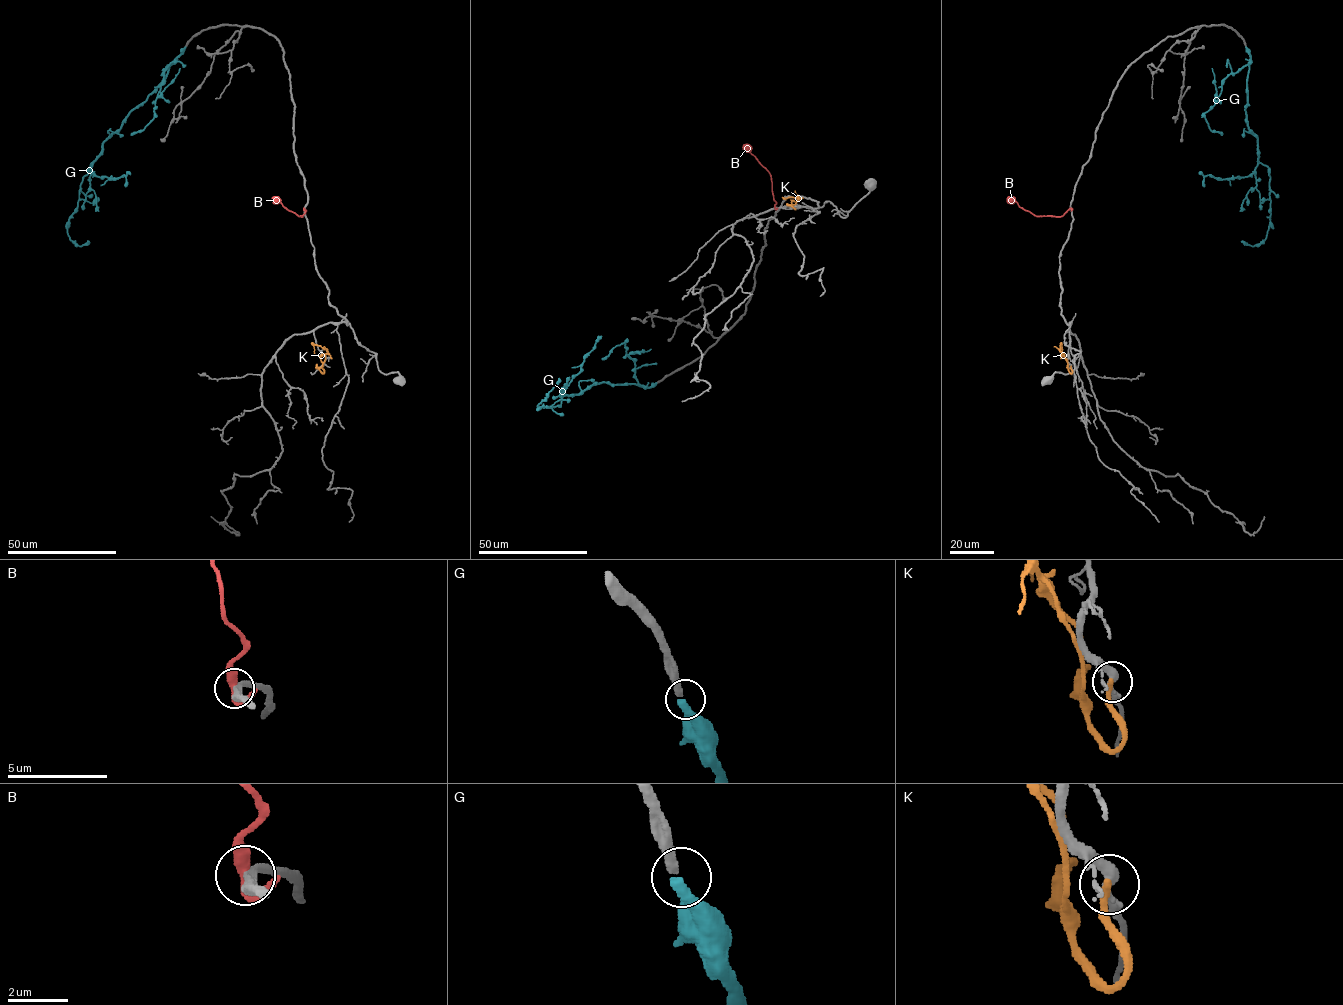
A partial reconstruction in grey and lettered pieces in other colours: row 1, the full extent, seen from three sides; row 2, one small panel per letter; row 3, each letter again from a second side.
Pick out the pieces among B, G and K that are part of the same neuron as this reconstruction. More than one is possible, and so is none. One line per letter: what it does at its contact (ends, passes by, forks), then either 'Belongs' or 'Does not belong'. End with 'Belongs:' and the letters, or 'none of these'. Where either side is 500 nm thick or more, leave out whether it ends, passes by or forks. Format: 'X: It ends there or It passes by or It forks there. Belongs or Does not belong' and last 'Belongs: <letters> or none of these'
B: It passes by. Does not belong
G: It ends there. Belongs
K: It ends there. Does not belong
Belongs: G

